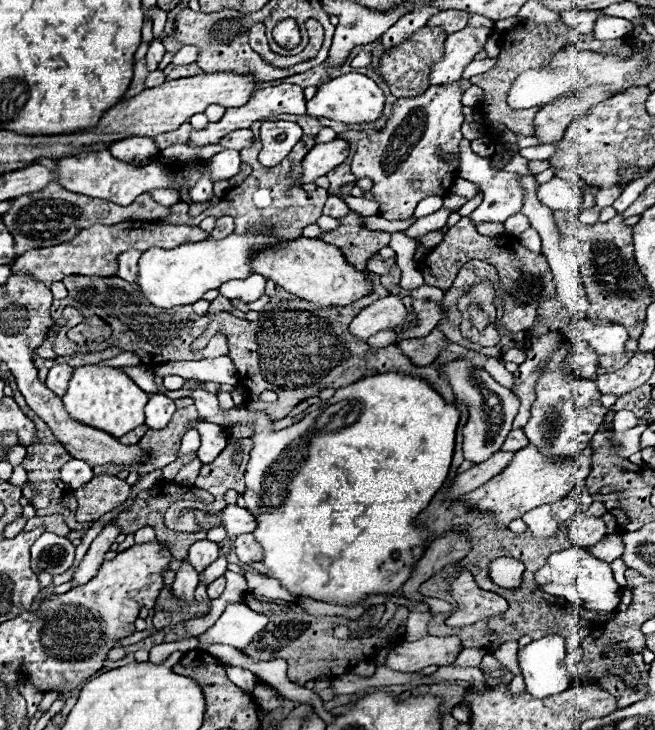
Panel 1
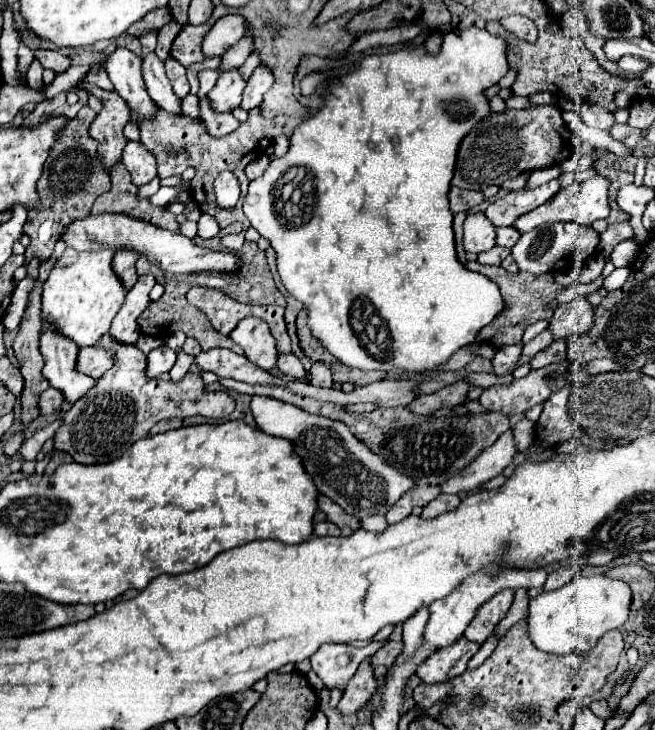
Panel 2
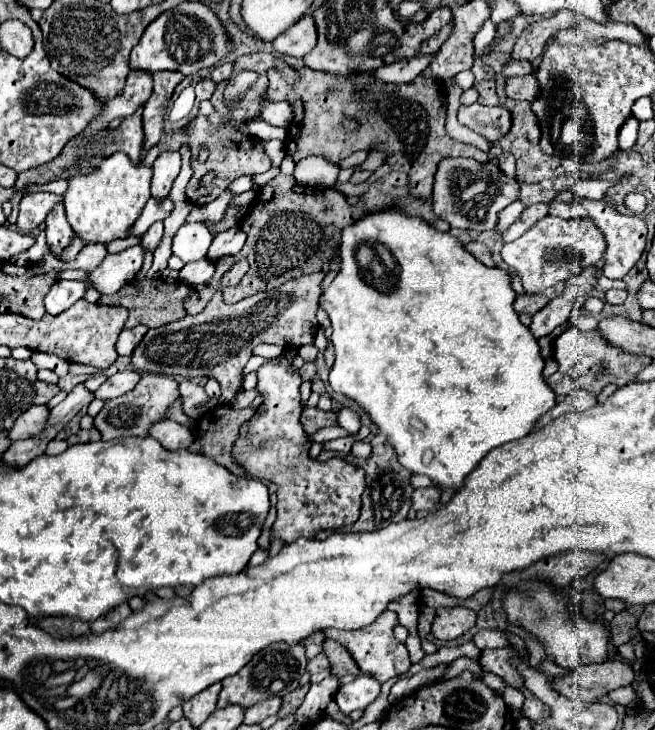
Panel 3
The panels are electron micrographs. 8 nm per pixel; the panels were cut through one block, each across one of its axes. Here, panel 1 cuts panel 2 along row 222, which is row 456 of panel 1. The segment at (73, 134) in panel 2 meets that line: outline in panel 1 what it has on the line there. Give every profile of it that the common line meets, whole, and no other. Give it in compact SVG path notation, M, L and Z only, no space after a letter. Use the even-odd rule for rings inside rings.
M42 420L34 422L38 432L38 442L28 448L26 458L22 462L24 470L28 472L28 480L38 488L34 496L36 508L46 508L50 498L62 498L64 496L64 484L60 480L60 468L72 460L62 448L62 444L56 442L52 432Z

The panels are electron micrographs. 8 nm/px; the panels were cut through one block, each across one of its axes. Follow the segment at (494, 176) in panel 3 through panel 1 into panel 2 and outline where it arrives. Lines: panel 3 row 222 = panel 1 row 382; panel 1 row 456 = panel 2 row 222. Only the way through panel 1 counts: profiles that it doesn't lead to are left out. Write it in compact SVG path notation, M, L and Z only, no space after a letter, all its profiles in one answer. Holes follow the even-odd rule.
M468 214L464 222L464 250L480 254L496 244L496 228L488 224L484 214Z

